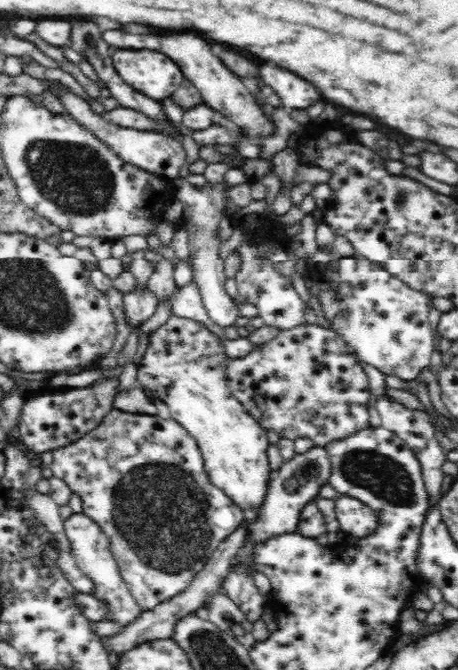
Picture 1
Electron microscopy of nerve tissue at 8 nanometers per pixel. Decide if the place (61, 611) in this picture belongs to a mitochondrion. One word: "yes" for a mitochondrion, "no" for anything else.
no

